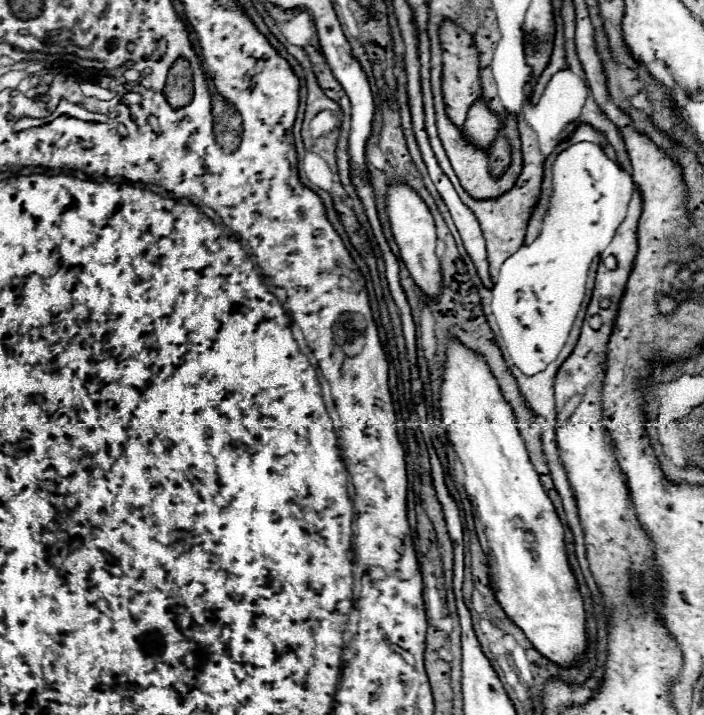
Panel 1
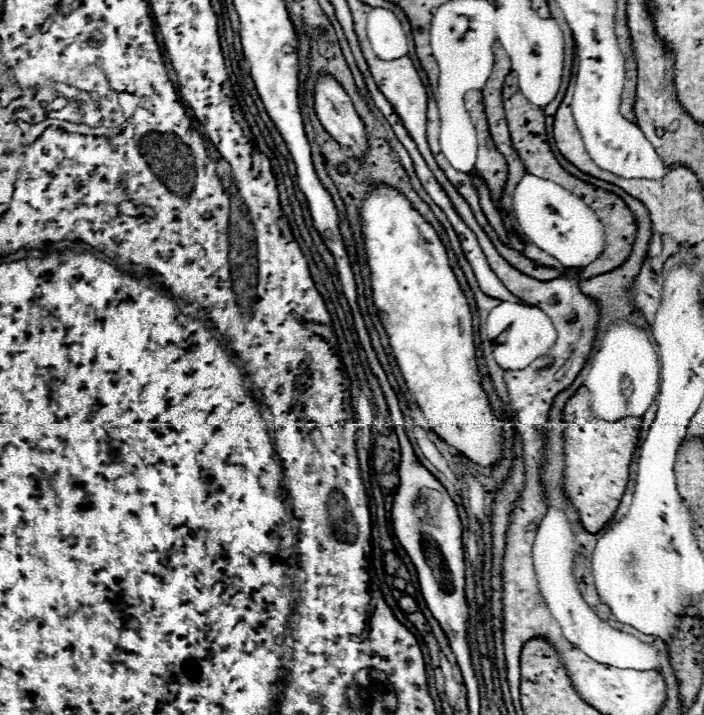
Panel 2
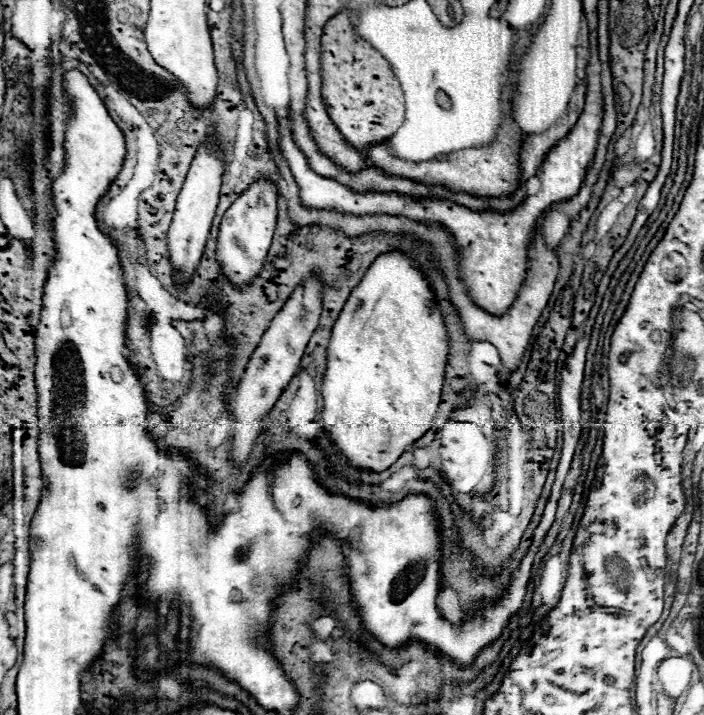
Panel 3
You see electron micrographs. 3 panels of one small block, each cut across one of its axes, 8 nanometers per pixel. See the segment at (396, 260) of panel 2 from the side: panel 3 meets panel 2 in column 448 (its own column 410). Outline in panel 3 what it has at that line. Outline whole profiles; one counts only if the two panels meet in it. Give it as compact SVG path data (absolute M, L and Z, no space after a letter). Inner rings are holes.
M402 252L380 256L380 260L368 268L368 276L360 280L356 292L348 298L344 312L340 312L340 320L336 320L332 328L322 380L324 410L320 422L328 440L338 446L350 468L384 472L408 446L426 434L440 404L446 356L448 334L440 308L432 304L432 292L422 272L414 268L410 258Z

